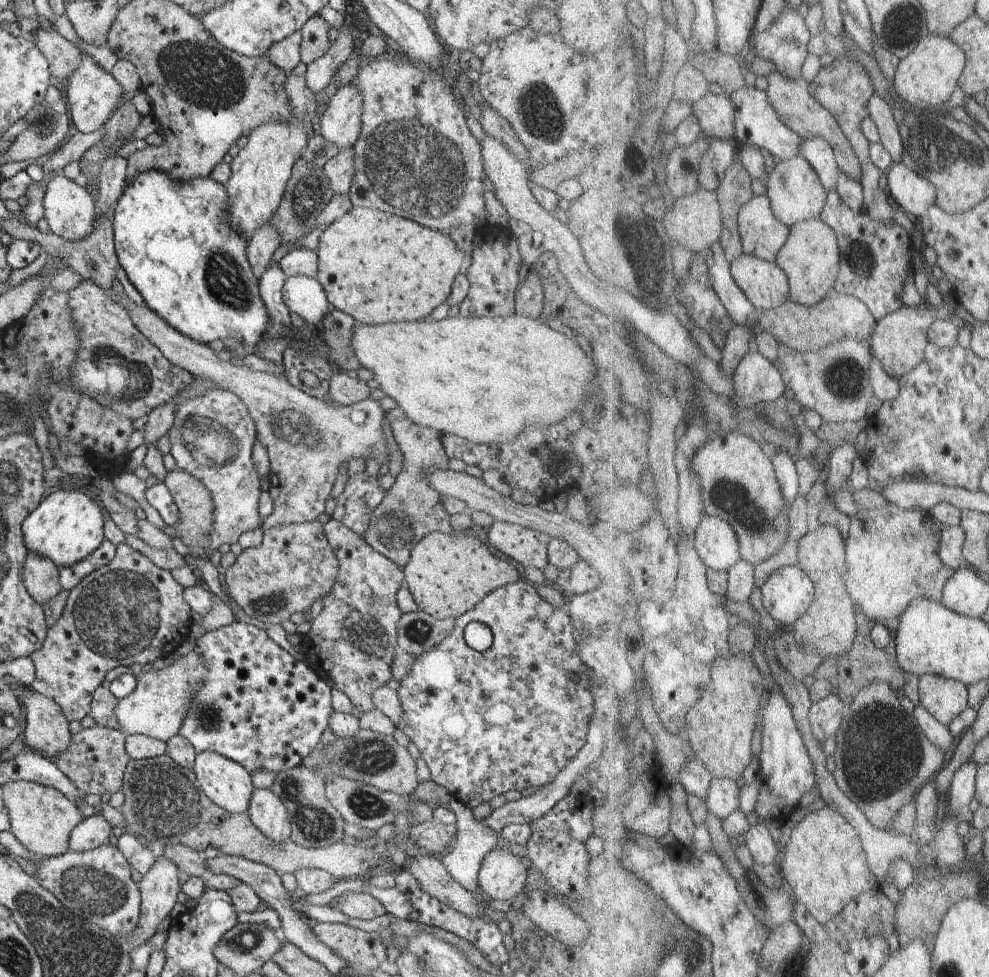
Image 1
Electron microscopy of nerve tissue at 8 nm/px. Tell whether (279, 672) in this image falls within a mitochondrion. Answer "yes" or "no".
no

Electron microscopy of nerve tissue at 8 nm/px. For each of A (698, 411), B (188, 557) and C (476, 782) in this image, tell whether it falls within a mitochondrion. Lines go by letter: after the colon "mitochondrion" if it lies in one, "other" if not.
A: other
B: other
C: other

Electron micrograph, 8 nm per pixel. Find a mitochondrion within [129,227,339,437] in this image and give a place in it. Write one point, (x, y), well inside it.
(223, 279)

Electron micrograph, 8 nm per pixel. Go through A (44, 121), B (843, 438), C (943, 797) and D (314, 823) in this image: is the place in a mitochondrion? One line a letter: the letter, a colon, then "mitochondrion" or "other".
A: mitochondrion
B: other
C: other
D: mitochondrion

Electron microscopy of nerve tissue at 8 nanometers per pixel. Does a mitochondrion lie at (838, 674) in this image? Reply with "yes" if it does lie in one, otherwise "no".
no

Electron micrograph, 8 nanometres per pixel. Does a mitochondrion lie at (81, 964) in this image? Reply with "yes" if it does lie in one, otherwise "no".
yes

